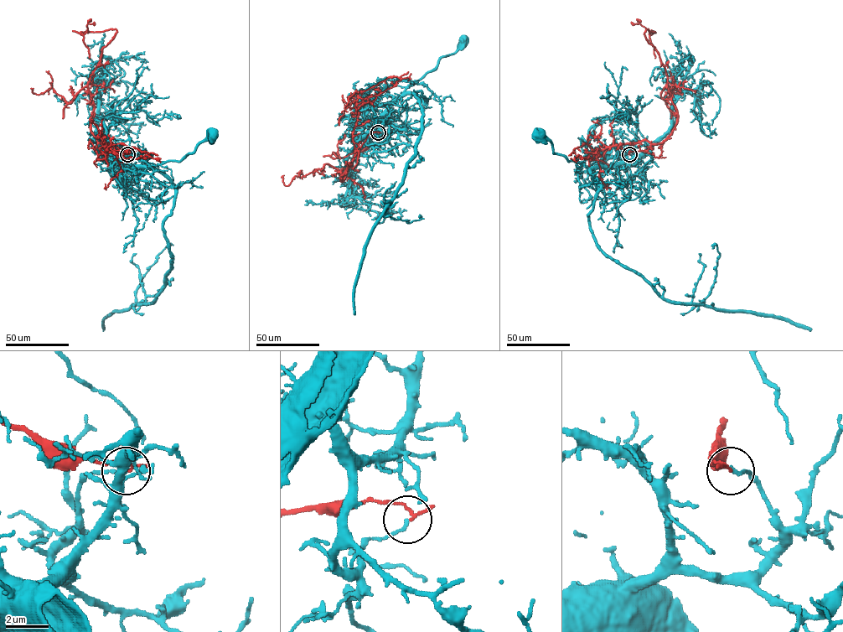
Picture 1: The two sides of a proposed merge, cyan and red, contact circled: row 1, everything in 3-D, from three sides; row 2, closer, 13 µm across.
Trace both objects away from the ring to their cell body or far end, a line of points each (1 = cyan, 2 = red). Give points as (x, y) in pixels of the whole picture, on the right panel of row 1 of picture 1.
1: (629, 154), (631, 160), (586, 167), (555, 153), (550, 142), (537, 132)
2: (629, 154), (659, 144), (677, 115), (659, 54), (644, 36), (646, 29), (655, 32), (631, 22)

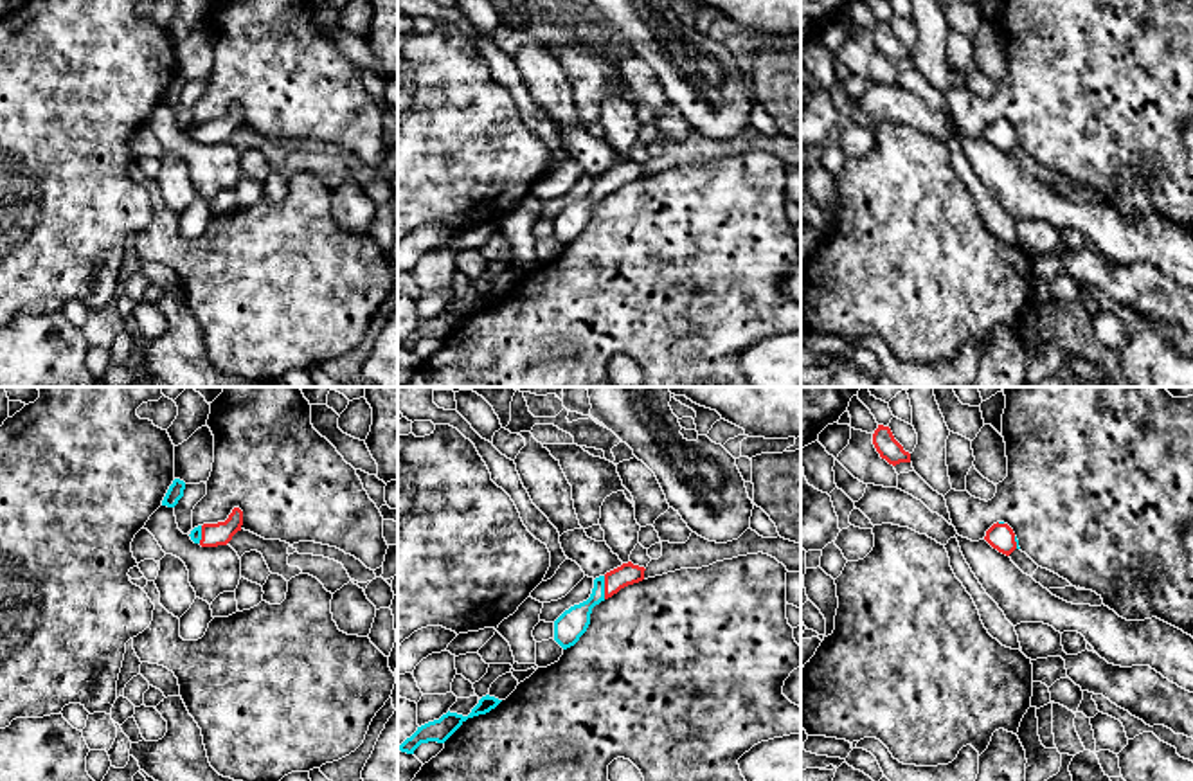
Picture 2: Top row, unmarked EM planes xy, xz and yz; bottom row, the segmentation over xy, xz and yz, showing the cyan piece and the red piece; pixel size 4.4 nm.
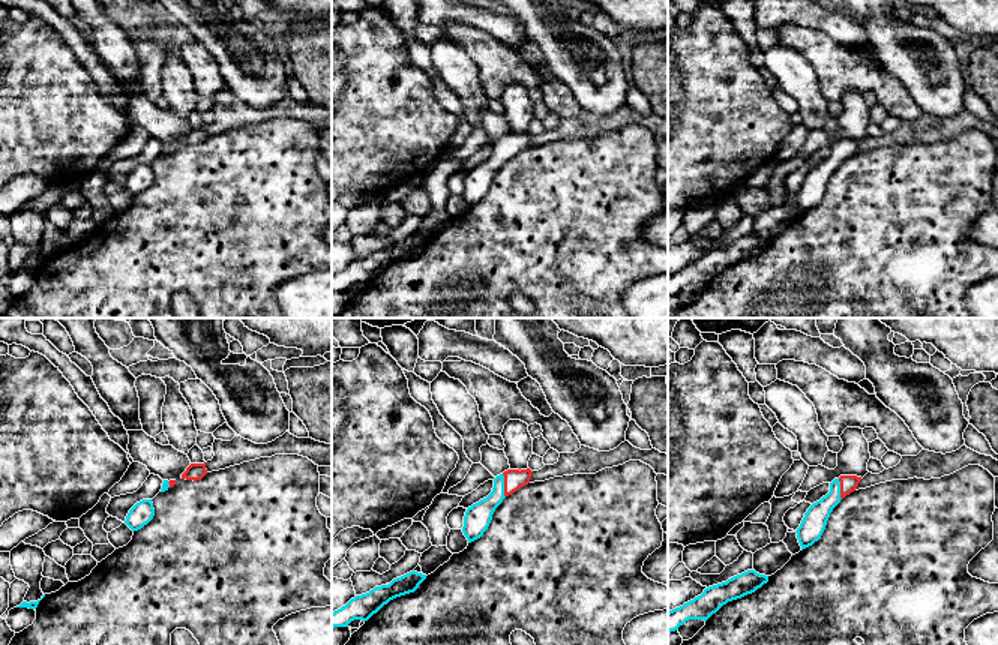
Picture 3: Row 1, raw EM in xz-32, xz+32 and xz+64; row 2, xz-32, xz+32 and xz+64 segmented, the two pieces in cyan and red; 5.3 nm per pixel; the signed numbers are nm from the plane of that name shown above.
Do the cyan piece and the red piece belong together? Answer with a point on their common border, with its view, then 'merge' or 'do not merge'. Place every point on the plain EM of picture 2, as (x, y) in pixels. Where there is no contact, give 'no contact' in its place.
meets cyan in xz at (603, 184); do not merge

